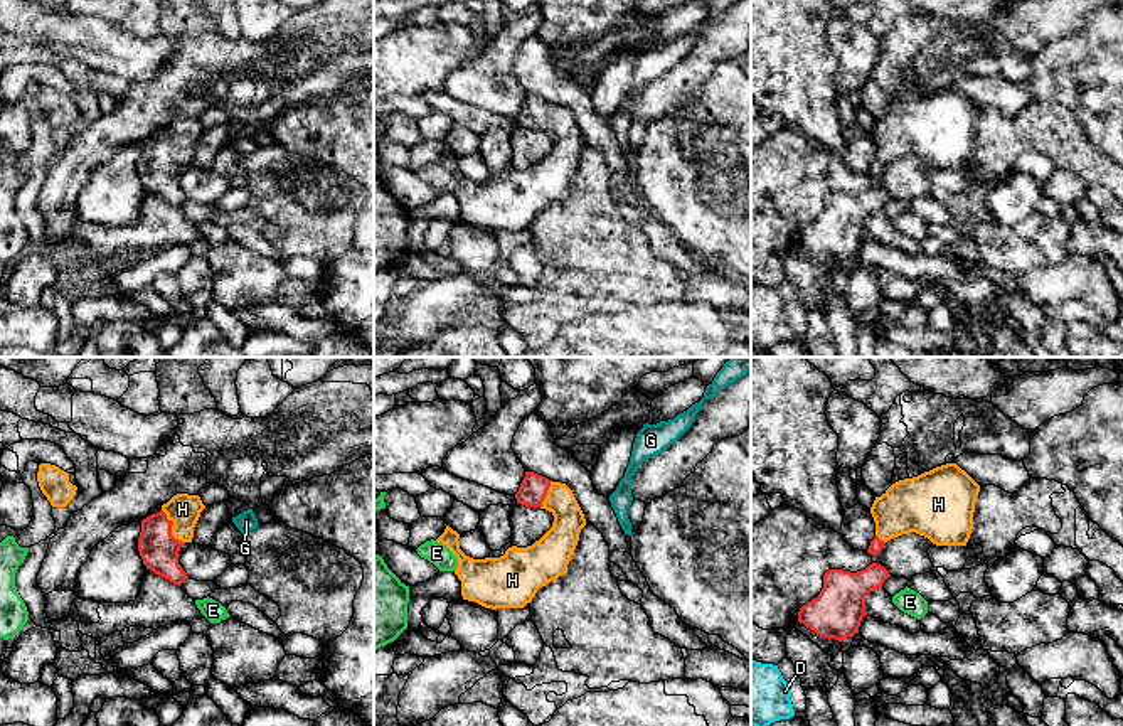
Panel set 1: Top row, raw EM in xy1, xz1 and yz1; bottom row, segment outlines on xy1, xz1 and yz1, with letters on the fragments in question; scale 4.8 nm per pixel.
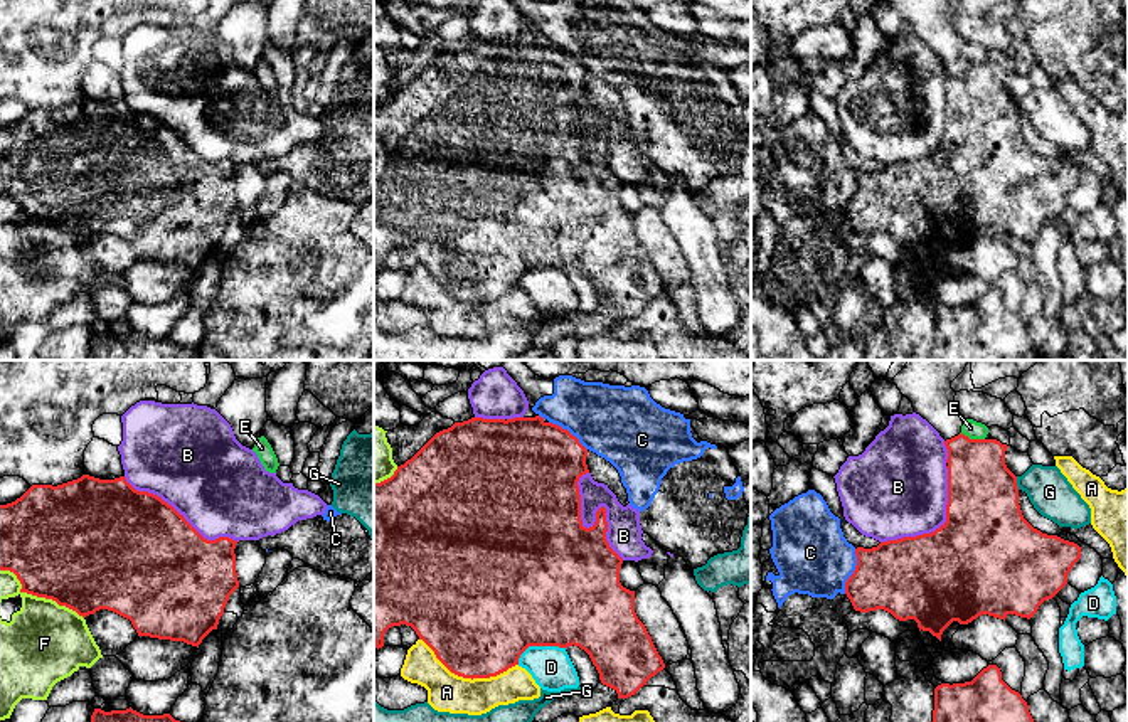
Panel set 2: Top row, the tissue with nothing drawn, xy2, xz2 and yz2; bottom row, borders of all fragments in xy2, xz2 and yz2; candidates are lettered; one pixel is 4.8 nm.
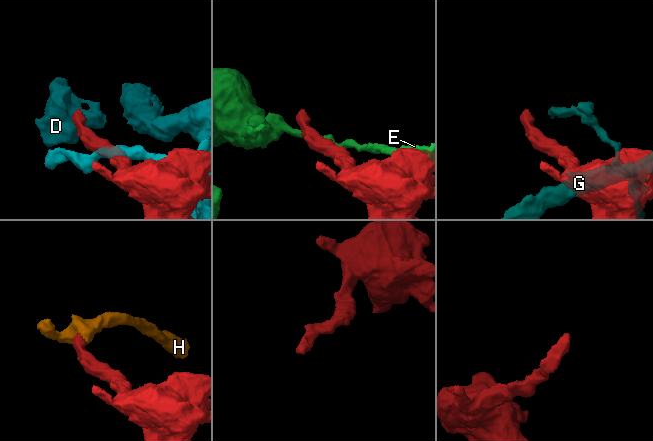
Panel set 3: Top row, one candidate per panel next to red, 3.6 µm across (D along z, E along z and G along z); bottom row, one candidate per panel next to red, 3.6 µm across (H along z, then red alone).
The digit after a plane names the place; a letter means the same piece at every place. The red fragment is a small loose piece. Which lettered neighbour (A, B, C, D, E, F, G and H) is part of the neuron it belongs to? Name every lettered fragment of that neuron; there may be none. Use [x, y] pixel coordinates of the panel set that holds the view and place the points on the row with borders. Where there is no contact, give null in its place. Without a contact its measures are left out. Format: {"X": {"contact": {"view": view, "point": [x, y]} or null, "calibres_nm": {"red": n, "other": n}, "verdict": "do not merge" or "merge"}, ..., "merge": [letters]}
{"A": {"contact": {"view": "xz2", "point": [468, 677]}, "calibres_nm": {"red": 480, "other": 190}, "verdict": "do not merge"}, "B": {"contact": {"view": "xz2", "point": [596, 519]}, "calibres_nm": {"red": 380, "other": 160}, "verdict": "do not merge"}, "C": {"contact": {"view": "yz2", "point": [854, 571]}, "calibres_nm": {"red": 360, "other": 360}, "verdict": "do not merge"}, "D": {"contact": {"view": "xz2", "point": [537, 645]}, "calibres_nm": {"red": 500, "other": 200}, "verdict": "do not merge"}, "E": {"contact": {"view": "yz2", "point": [972, 440]}, "calibres_nm": {"red": 320, "other": 90}, "verdict": "do not merge"}, "F": {"contact": {"view": "xy2", "point": [37, 596]}, "calibres_nm": {"red": 480, "other": 380}, "verdict": "do not merge"}, "G": {"contact": {"view": "yz2", "point": [1016, 483]}, "calibres_nm": {"red": 360, "other": 200}, "verdict": "do not merge"}, "H": {"contact": {"view": "xy1", "point": [170, 528]}, "calibres_nm": {"red": 190, "other": 160}, "verdict": "merge"}, "merge": ["H"]}

